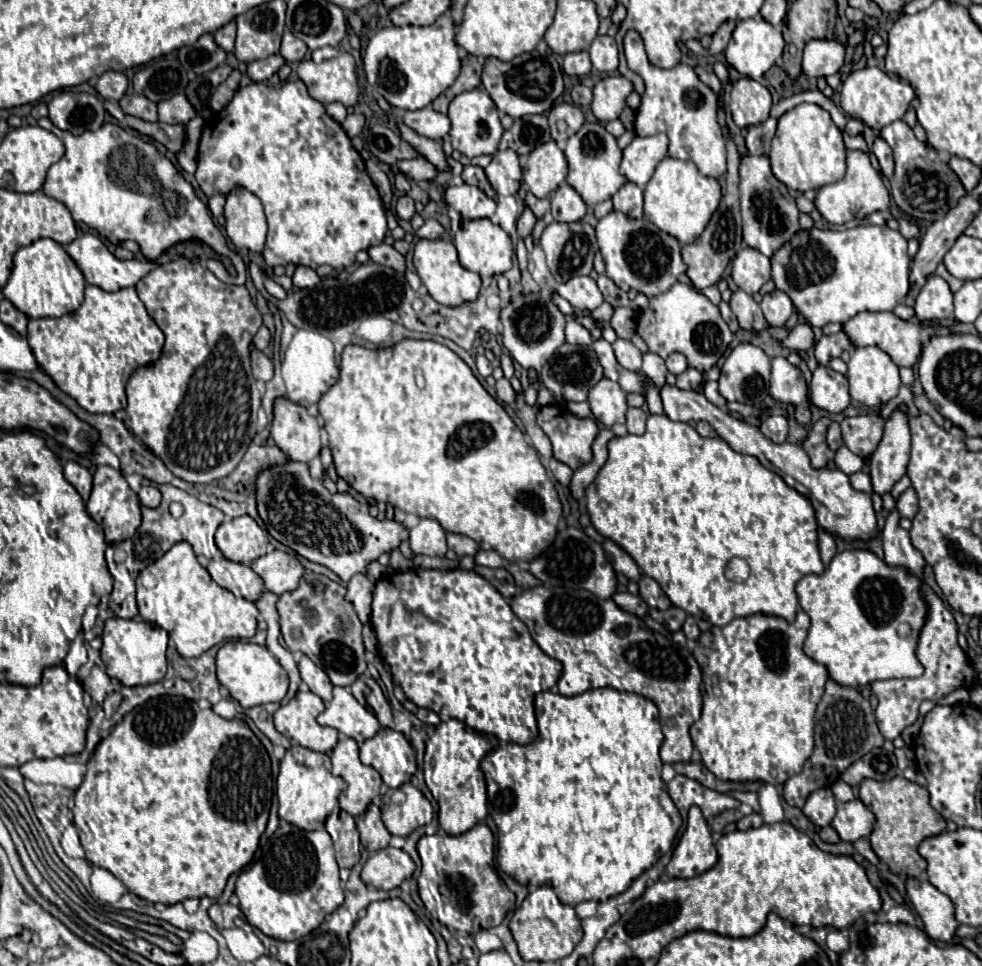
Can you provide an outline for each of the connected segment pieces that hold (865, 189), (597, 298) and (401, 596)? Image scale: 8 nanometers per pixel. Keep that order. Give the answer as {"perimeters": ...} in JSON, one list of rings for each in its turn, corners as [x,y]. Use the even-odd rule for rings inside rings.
{"perimeters":[[[[860,150],[848,152],[848,170],[846,176],[834,184],[822,186],[816,196],[816,208],[824,216],[824,220],[832,224],[846,224],[854,218],[864,218],[876,210],[888,210],[890,206],[890,192],[882,182],[882,176],[870,164],[870,158]]],[[[574,276],[568,282],[560,284],[556,292],[566,298],[576,310],[594,310],[604,302],[596,280],[590,276]]],[[[412,568],[380,578],[374,590],[370,622],[378,638],[378,652],[390,666],[392,680],[418,708],[428,708],[436,714],[446,710],[450,718],[462,720],[470,728],[506,742],[528,744],[536,740],[534,696],[556,686],[562,664],[540,650],[504,596],[474,570]]]]}

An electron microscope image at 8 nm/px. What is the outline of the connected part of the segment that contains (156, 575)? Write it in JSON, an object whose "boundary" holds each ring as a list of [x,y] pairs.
{"boundary":[[[176,542],[160,560],[142,570],[136,579],[136,589],[142,620],[164,628],[184,658],[200,656],[224,640],[252,638],[256,634],[258,608],[218,586],[208,570],[200,566],[188,542]]]}

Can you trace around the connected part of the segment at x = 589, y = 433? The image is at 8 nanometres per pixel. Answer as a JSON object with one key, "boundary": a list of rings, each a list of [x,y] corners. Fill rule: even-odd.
{"boundary":[[[542,406],[538,426],[546,432],[554,446],[554,458],[568,464],[572,470],[592,460],[592,442],[598,436],[594,418],[576,418],[564,406]]]}

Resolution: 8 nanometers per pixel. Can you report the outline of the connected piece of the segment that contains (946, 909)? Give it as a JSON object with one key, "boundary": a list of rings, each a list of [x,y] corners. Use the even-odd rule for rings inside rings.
{"boundary":[[[908,878],[906,896],[910,898],[920,920],[924,922],[924,928],[930,938],[948,942],[956,934],[958,922],[954,918],[954,904],[946,894],[942,894],[930,882]]]}

